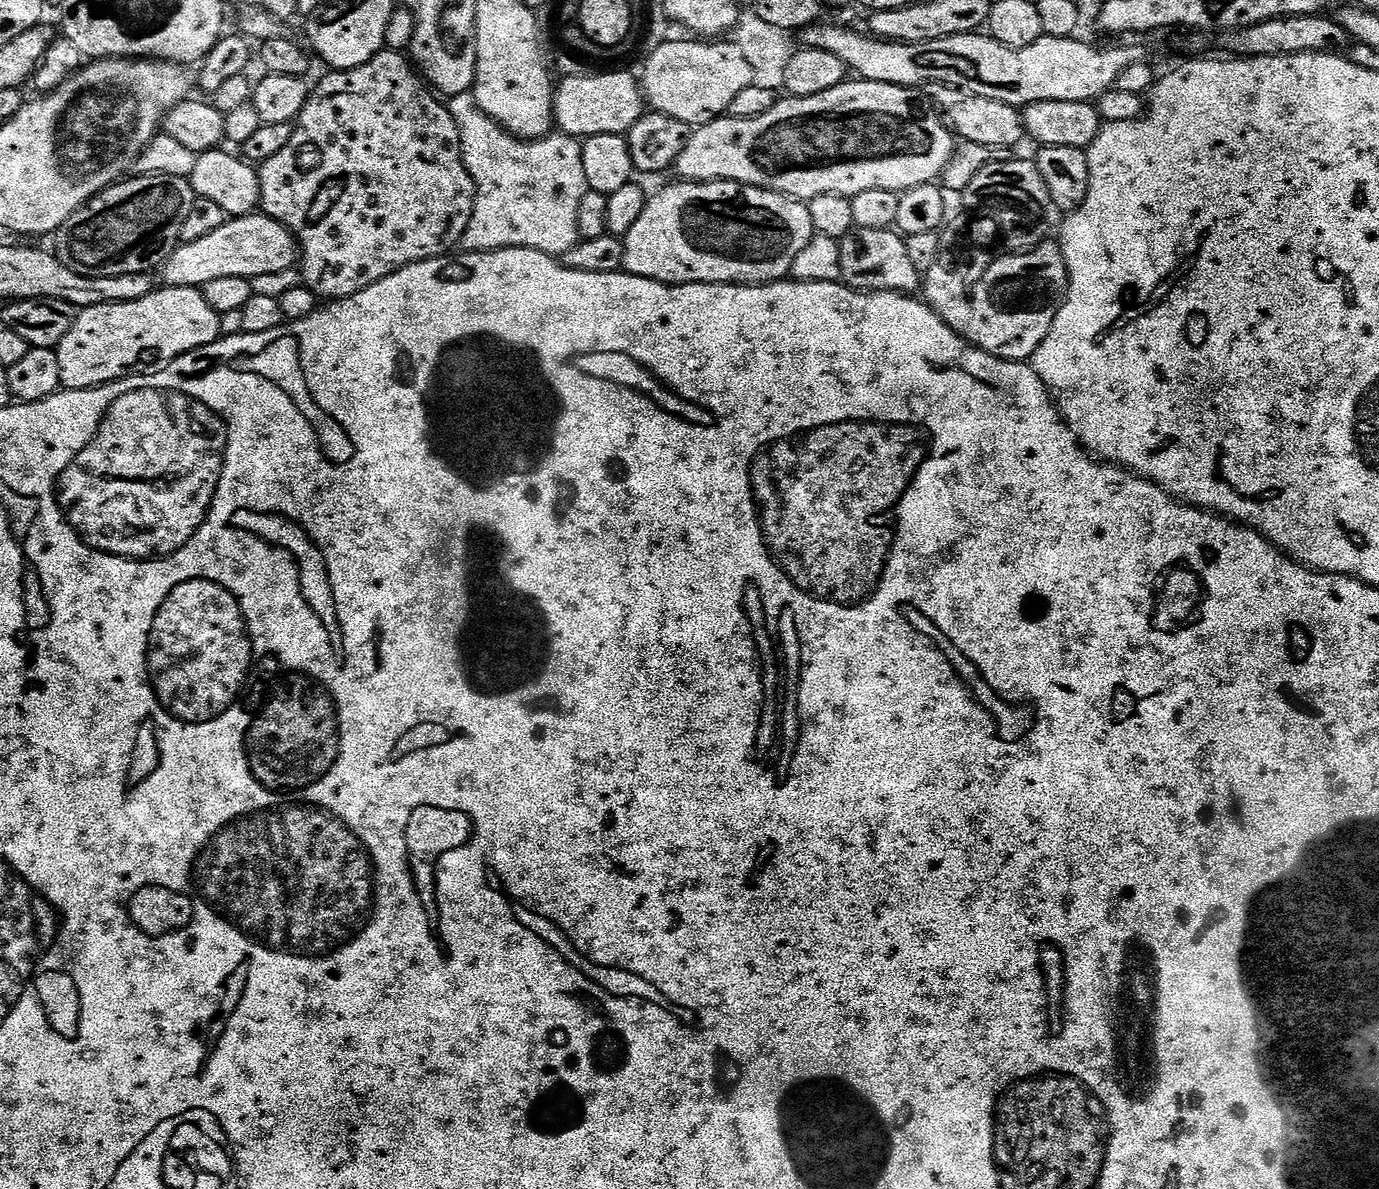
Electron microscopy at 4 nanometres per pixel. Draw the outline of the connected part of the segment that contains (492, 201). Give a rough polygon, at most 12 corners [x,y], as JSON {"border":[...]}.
{"border":[[472,92],[446,104],[476,187],[464,252],[562,258],[581,141],[519,140]]}

